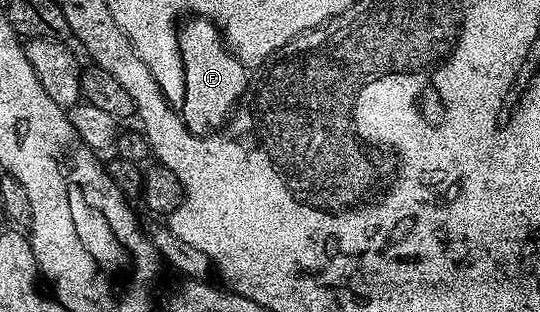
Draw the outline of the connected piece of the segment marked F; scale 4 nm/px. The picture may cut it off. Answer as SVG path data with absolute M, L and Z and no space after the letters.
M191 18L179 30L181 60L185 64L185 92L181 103L183 123L195 134L202 135L224 125L242 99L249 81L246 71L222 55L223 46L212 40L212 34L211 25L205 18Z

